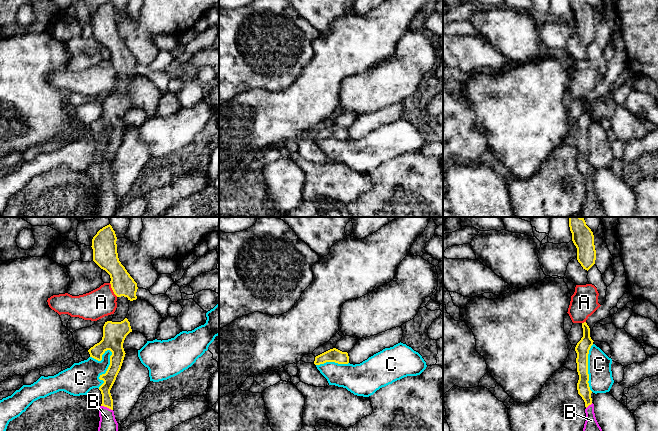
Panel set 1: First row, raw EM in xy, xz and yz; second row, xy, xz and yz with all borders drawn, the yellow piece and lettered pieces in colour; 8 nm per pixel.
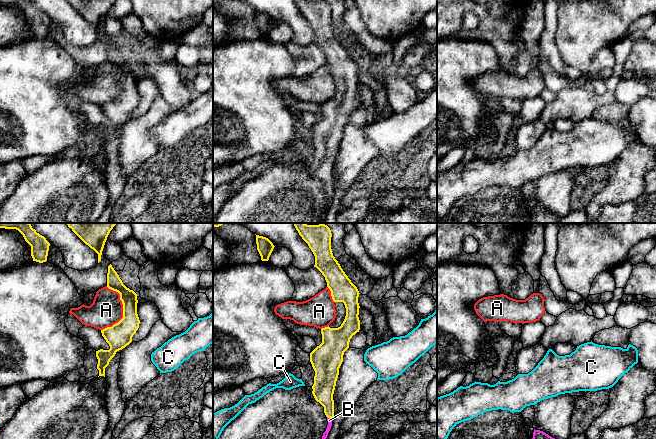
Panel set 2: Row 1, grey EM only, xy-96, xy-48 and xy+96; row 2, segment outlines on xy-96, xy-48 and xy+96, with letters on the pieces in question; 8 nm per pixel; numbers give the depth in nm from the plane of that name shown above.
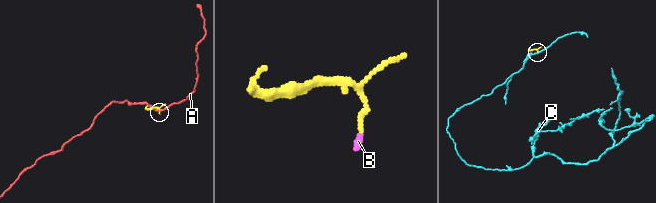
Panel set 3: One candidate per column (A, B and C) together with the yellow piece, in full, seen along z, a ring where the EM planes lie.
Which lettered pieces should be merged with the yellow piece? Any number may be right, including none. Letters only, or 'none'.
B

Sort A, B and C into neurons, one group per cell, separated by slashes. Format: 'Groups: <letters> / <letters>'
Groups: A / B / C

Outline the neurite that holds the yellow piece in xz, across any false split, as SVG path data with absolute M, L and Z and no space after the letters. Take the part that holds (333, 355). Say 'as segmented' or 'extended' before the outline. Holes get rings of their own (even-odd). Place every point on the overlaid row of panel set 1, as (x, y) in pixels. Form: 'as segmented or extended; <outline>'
as segmented; M336 348L330 349L315 357L314 364L320 365L326 362L335 362L338 364L348 364L349 356L347 352L342 352Z

